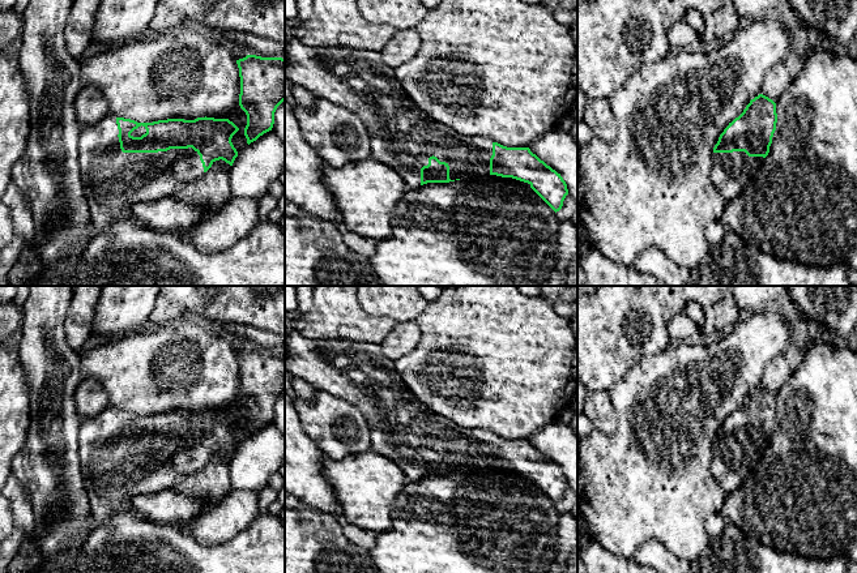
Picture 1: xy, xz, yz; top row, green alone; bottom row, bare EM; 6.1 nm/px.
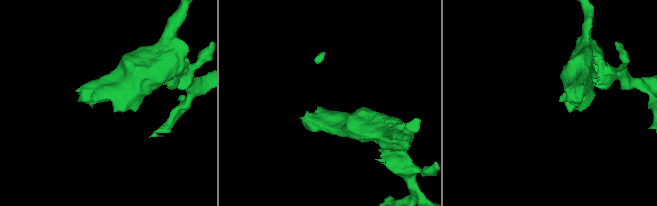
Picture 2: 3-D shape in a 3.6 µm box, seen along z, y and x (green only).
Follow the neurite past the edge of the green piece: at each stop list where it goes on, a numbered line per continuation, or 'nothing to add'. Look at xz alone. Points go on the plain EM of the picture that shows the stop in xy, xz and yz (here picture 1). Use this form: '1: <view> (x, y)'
1: xz (403, 428)

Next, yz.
1: yz (730, 465)

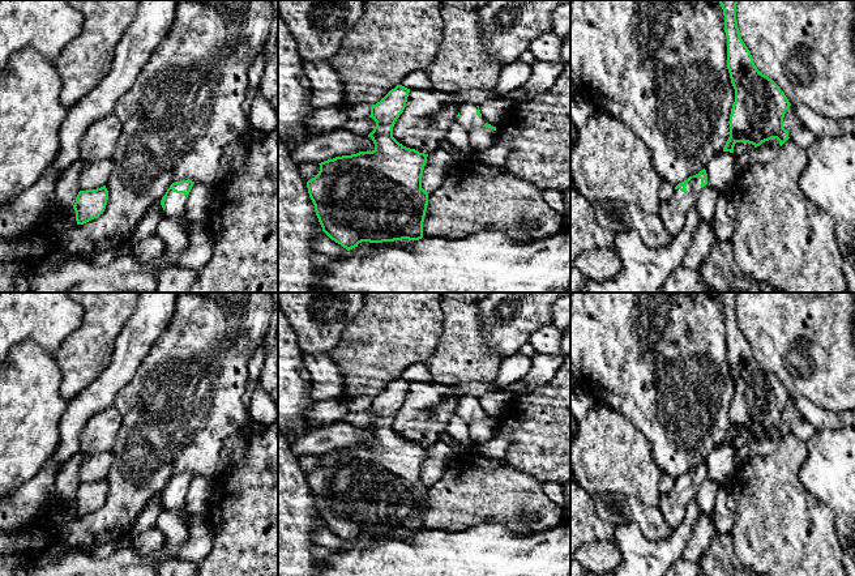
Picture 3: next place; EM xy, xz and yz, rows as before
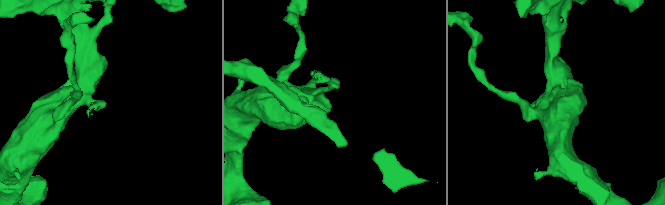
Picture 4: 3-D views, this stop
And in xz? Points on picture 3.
1: xz (467, 410)

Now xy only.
1: xy (175, 495)

